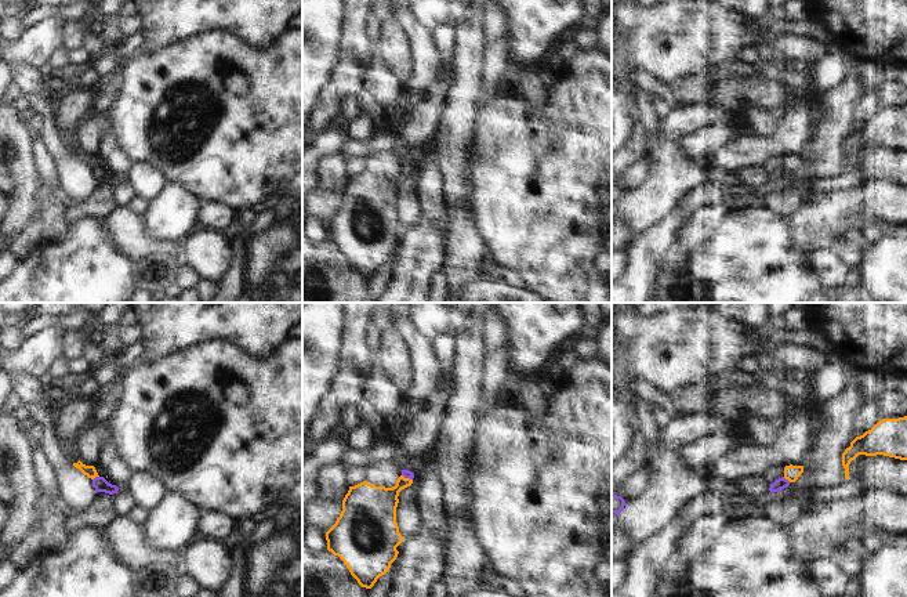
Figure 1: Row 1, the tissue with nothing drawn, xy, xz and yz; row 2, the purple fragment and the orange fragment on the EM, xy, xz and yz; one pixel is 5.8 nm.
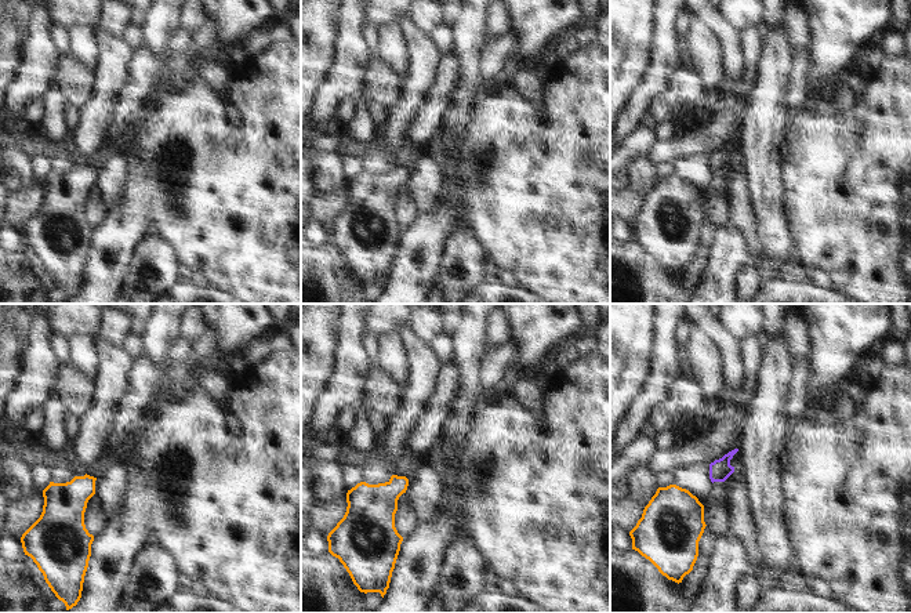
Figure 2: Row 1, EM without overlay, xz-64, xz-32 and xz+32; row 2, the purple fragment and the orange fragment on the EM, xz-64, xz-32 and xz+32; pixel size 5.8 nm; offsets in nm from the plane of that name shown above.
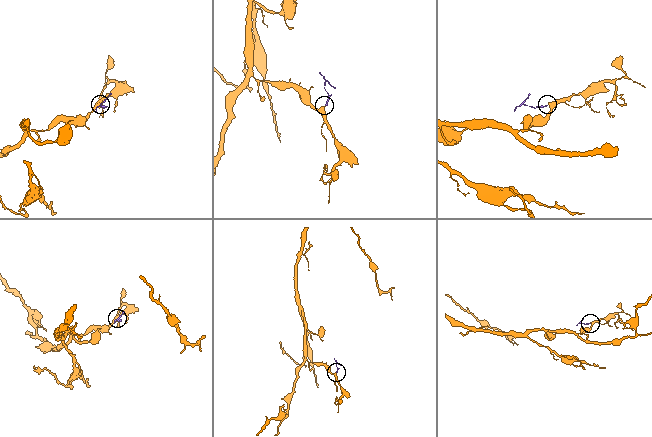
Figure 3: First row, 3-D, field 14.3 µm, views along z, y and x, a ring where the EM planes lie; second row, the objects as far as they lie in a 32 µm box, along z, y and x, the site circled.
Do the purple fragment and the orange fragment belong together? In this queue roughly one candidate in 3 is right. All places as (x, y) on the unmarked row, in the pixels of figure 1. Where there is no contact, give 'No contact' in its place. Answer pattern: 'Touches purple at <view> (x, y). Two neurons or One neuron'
Touches purple at xy (95, 167). One neuron.

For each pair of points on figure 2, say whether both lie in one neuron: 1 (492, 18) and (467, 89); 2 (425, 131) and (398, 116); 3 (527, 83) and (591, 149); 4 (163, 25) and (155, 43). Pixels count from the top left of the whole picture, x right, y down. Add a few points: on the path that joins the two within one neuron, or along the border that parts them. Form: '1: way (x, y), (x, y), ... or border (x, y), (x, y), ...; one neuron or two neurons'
1: border (486, 14), (485, 32); two neurons
2: border (427, 95), (407, 129), (407, 142); two neurons
3: border (512, 82), (518, 93), (533, 106), (541, 105); two neurons
4: way (159, 29), (156, 39); one neuron

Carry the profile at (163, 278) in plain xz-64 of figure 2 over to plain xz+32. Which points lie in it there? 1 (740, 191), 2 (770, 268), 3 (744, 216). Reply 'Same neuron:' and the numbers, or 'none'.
Same neuron: 2

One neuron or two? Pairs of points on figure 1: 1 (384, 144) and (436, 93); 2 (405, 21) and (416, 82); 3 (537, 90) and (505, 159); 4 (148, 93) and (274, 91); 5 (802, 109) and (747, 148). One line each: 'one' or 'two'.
1: one
2: one
3: two
4: one
5: one

